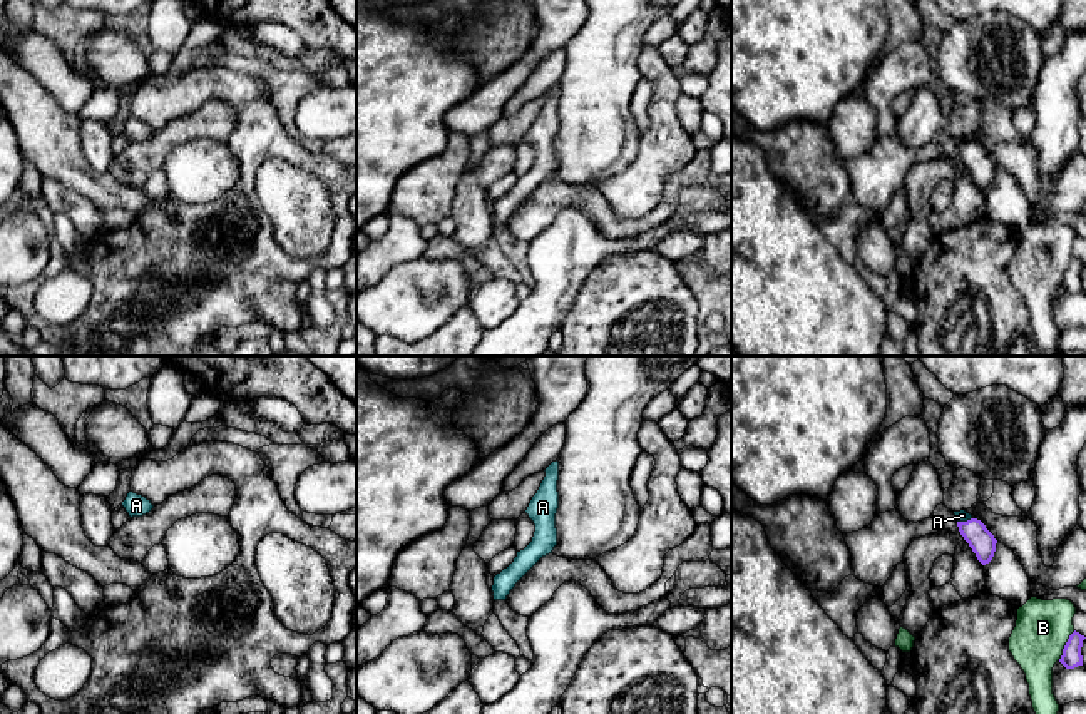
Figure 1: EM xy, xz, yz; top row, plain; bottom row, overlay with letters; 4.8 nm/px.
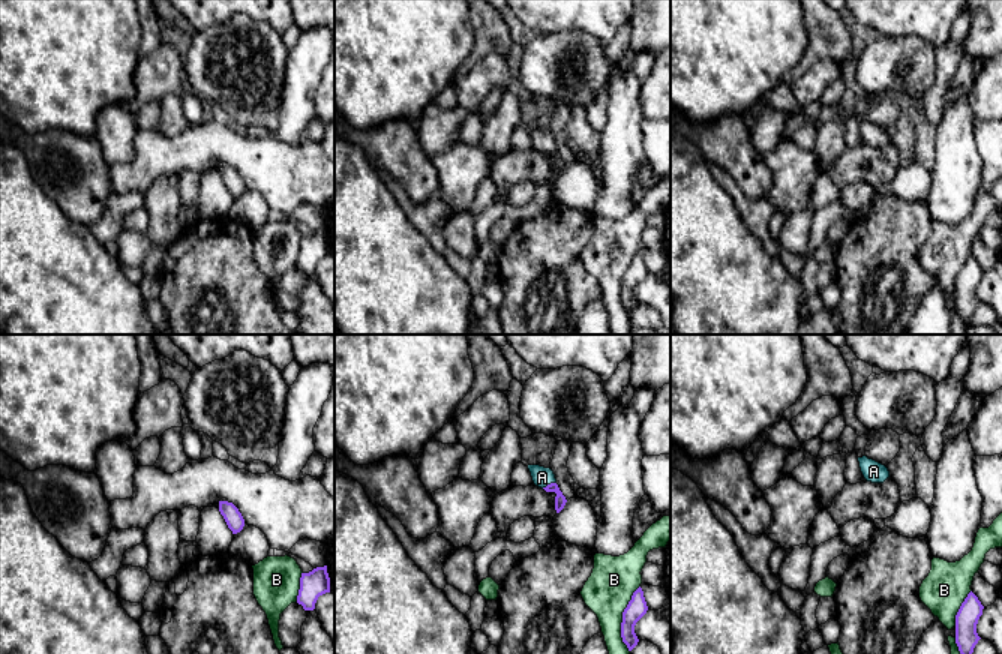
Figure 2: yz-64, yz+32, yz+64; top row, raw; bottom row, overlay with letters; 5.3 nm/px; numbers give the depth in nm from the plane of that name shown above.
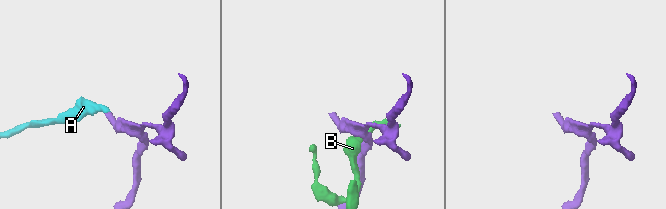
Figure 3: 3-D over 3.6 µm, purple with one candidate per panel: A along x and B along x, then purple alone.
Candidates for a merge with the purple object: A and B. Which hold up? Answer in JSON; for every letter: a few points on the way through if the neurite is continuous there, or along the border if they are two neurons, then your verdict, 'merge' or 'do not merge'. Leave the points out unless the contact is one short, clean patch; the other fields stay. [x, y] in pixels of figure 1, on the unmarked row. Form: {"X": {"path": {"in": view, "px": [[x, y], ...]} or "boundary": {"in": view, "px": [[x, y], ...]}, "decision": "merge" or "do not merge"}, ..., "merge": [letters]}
{"A": {"path": {"in": "yz", "px": [[981, 166], [964, 147], [963, 141]]}, "decision": "merge"}, "B": {"decision": "do not merge"}, "merge": ["A"]}

